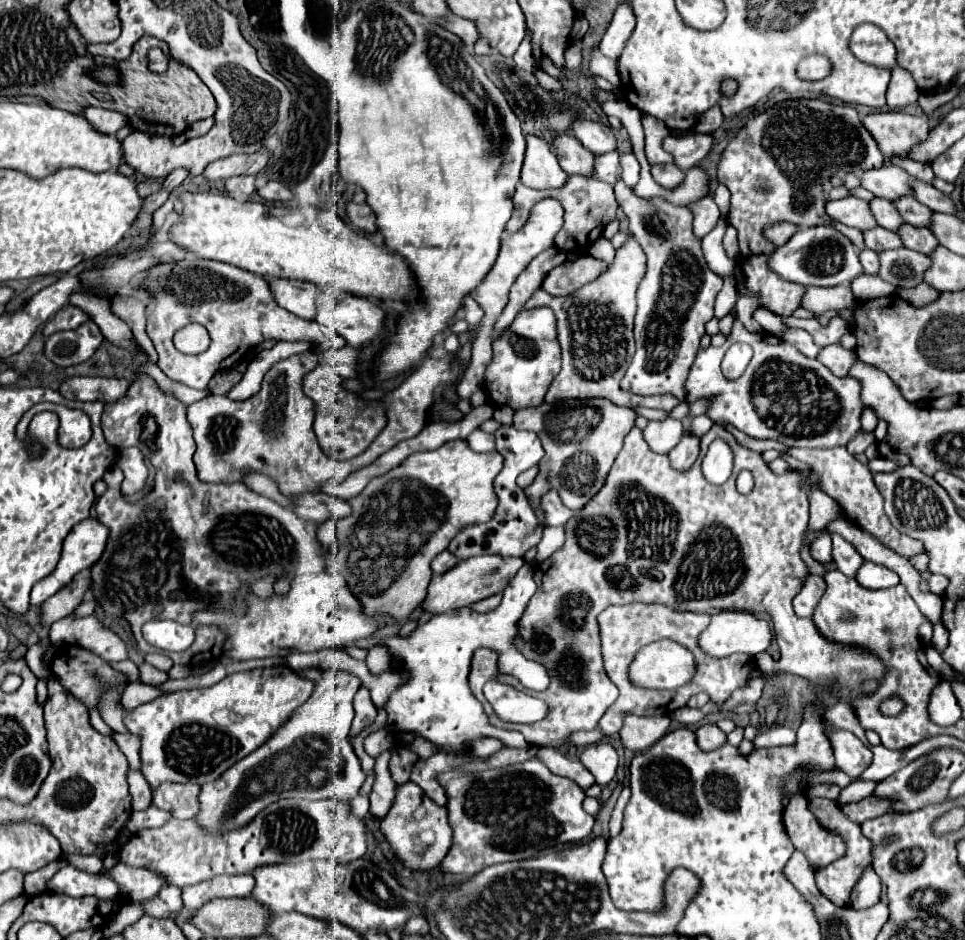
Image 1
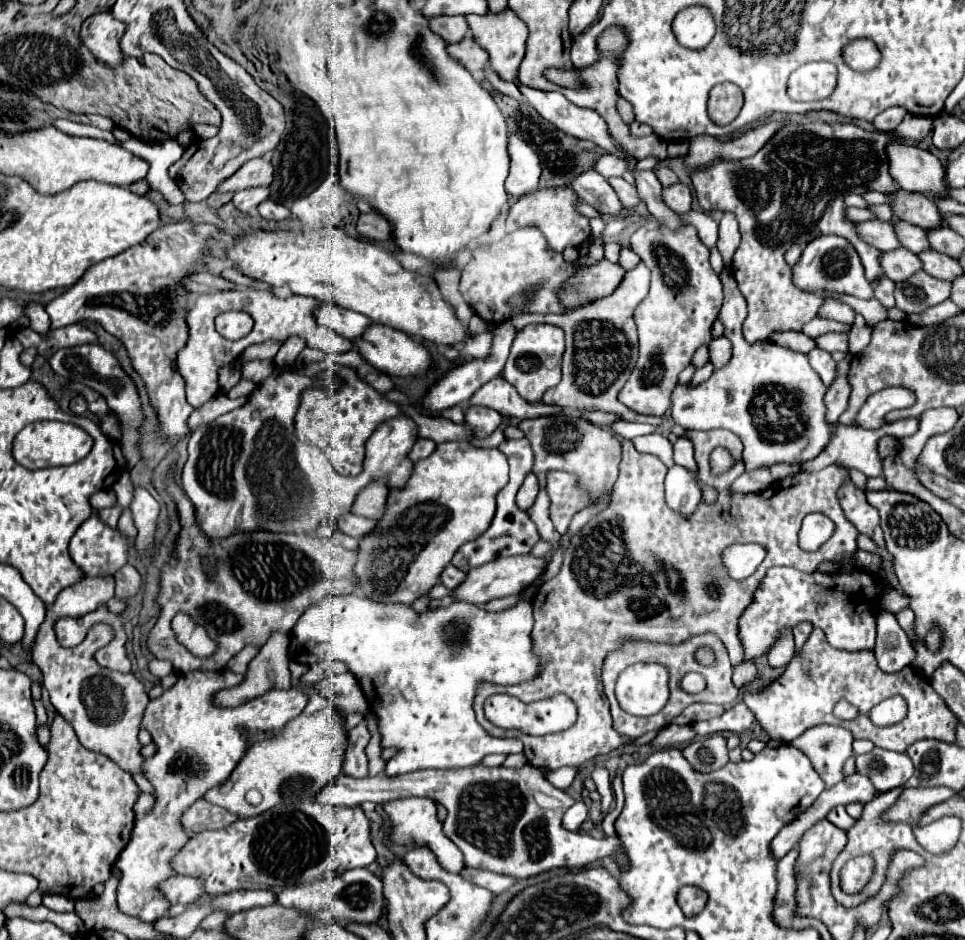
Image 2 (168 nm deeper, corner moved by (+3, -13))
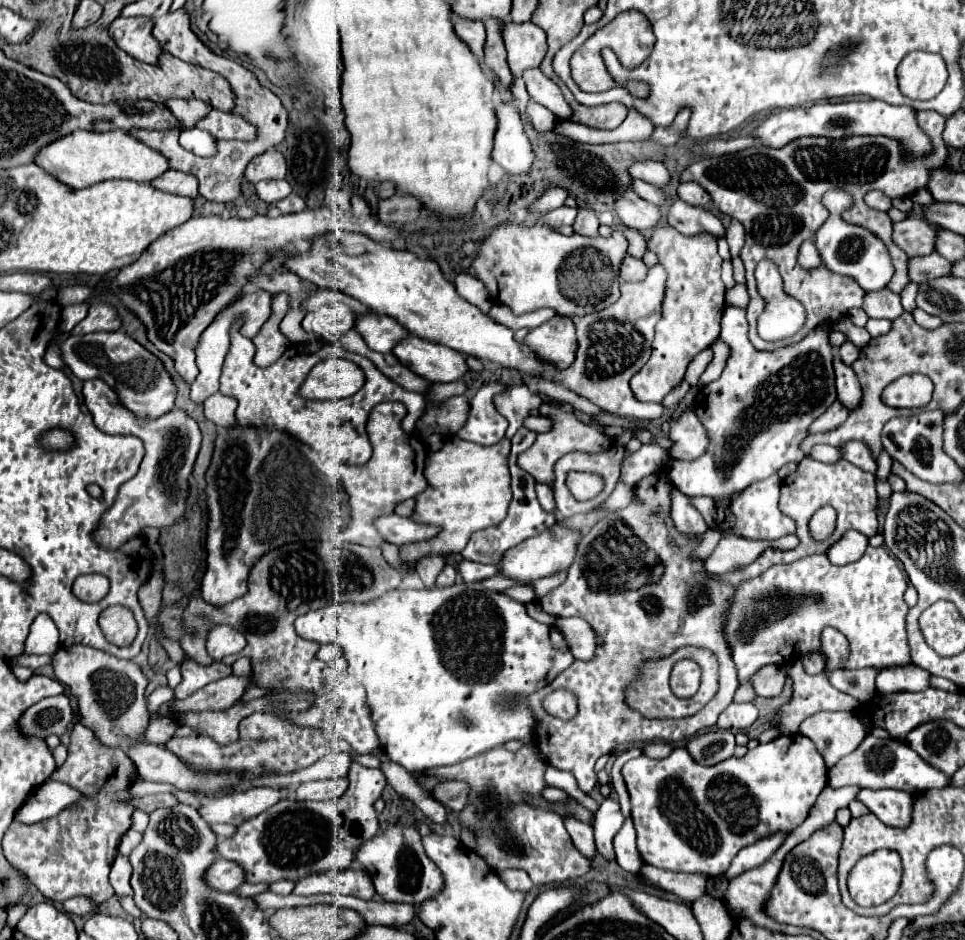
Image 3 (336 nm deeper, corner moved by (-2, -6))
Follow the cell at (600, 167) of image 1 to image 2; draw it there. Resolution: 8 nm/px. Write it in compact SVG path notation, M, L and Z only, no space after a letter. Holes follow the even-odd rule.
M610 178L608 182L610 182L610 186L616 190L616 194L620 196L622 204L624 204L628 210L636 208L636 206L642 202L640 196L638 196L638 192L636 192L636 186L634 186L634 184L628 184L624 178Z

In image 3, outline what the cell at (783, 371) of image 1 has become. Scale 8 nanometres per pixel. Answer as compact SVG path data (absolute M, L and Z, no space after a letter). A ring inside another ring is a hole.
M727 307L721 319L721 339L731 347L731 355L727 361L725 371L721 377L705 387L699 389L693 409L703 427L707 427L707 433L711 437L709 453L701 459L693 461L679 461L669 459L665 463L665 471L671 477L671 481L685 493L685 495L709 495L717 501L717 525L719 529L727 529L733 525L735 517L729 513L729 509L723 509L719 505L721 499L733 497L735 493L749 487L749 483L765 479L779 471L785 463L799 463L805 457L805 451L801 449L801 441L809 435L809 425L837 399L835 391L835 373L831 367L833 351L827 341L827 333L831 329L817 327L813 329L805 339L799 343L779 347L775 351L759 351L755 349L747 339L747 319L743 307Z

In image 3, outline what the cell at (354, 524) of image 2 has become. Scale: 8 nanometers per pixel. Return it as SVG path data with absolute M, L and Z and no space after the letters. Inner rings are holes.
M383 515L383 517L375 519L375 529L379 531L379 535L385 541L395 543L395 545L431 539L433 535L439 533L437 527L421 525L421 523L415 523L411 519L399 517L399 515Z

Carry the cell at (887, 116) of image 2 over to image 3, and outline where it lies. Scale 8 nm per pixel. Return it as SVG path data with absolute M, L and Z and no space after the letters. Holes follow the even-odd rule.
M849 101L849 103L823 103L805 109L783 109L769 115L755 131L753 137L765 147L783 147L791 139L803 135L823 135L823 137L847 137L847 135L887 135L905 141L909 151L915 155L927 153L927 137L917 129L915 111L907 105L889 105L883 101Z

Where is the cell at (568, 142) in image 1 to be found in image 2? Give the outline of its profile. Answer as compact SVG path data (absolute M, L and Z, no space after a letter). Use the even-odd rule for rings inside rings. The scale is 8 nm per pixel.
M596 170L584 172L580 176L576 176L570 182L572 190L578 192L578 198L588 202L590 206L594 206L600 214L604 216L622 216L622 202L616 196L614 188L610 188L608 180L602 178Z

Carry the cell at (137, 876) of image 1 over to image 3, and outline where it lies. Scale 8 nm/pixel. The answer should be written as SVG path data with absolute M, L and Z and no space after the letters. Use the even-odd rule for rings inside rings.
M217 859L215 863L211 863L205 869L203 879L205 879L207 887L211 887L215 891L225 891L225 893L235 891L245 881L243 871L239 871L237 863L231 863L225 859Z

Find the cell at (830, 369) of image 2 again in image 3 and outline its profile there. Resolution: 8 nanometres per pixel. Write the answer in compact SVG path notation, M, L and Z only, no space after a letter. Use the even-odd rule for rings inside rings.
M833 357L833 369L835 369L835 377L837 377L837 395L839 401L845 407L857 407L859 405L859 395L861 395L861 387L857 381L855 371L851 369L851 365L843 363L839 357Z

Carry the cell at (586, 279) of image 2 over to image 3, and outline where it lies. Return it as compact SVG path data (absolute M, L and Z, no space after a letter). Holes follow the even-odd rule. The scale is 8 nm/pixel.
M627 255L621 263L619 269L619 277L621 281L641 281L647 275L647 265L641 259L635 259L631 255Z

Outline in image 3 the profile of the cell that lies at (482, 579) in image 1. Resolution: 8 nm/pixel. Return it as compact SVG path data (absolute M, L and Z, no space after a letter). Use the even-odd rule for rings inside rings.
M555 523L551 529L543 531L541 535L531 537L531 539L519 543L519 547L513 547L513 549L505 551L505 555L501 557L501 561L497 565L499 573L505 575L505 577L511 577L515 581L521 581L521 583L533 583L537 579L549 577L549 575L553 575L557 571L563 571L563 569L567 569L573 563L577 539L579 539L577 531L559 527Z

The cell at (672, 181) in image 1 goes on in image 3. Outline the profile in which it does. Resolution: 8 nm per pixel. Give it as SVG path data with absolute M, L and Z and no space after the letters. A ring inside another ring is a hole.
M695 181L681 183L679 189L677 189L677 195L679 195L679 199L683 199L685 203L695 205L695 207L705 207L711 201L707 191L699 183L695 183Z

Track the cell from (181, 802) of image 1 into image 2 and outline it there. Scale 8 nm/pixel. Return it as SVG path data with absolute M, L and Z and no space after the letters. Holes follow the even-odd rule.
M200 798L182 816L182 826L188 832L202 832L202 830L226 828L226 826L234 824L236 820L238 820L236 814L230 814L228 810L222 810L220 806L214 806Z

